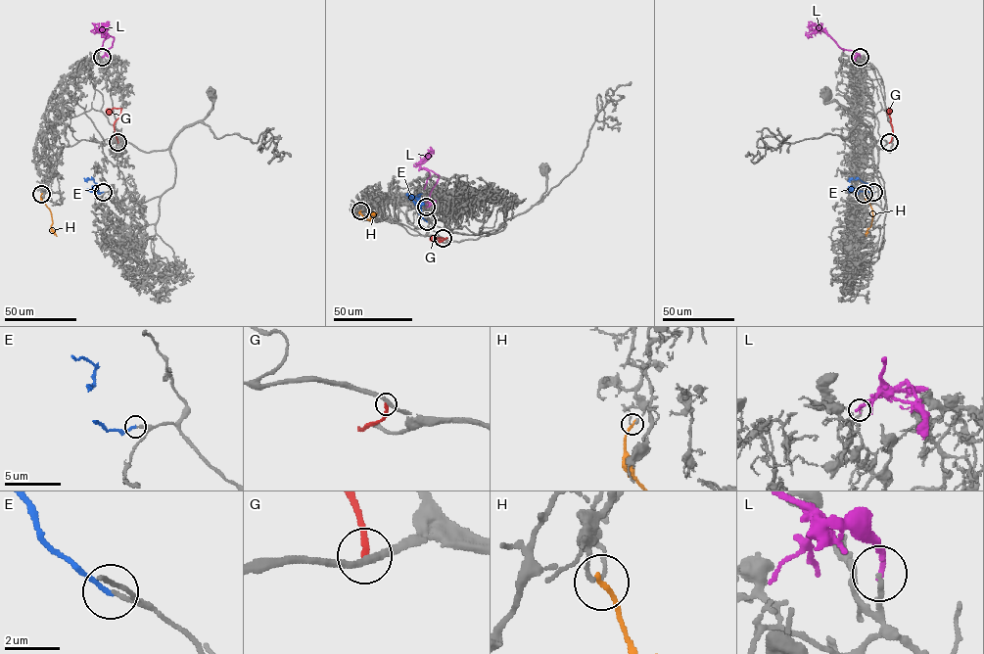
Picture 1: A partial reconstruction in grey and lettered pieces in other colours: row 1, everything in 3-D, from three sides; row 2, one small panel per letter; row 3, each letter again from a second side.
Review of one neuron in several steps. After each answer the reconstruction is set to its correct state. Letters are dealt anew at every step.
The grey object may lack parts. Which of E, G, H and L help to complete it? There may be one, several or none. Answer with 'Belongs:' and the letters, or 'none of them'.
Belongs: E

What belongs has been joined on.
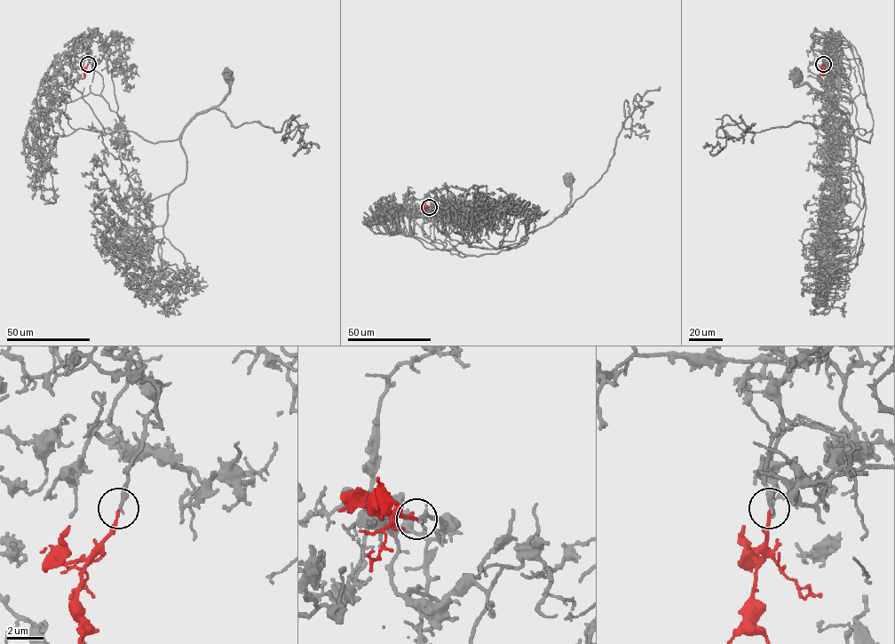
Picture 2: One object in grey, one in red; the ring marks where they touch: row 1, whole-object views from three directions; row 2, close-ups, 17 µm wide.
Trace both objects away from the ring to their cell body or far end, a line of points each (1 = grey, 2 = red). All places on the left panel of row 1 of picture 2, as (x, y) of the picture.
1: (88, 64), (91, 30), (72, 49), (72, 86), (104, 135), (153, 142), (219, 104), (228, 75)
2: (88, 64), (84, 76)

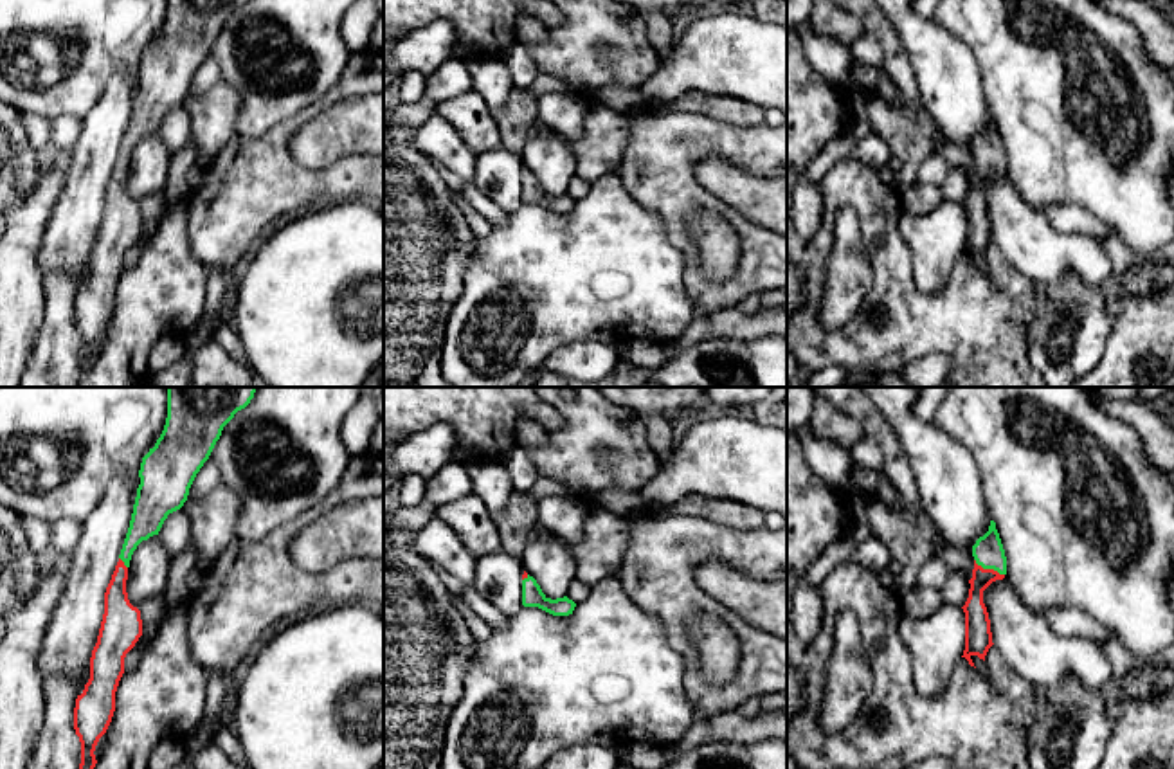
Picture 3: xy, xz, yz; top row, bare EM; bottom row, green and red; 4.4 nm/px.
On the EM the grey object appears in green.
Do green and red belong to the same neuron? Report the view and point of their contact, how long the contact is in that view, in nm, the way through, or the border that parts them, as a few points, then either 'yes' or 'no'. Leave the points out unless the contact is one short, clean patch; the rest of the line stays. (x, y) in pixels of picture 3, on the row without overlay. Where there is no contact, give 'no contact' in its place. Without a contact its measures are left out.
yz (989, 164) | 150 nm | across yz (987, 148), (989, 164), (976, 184), (976, 215) | yes

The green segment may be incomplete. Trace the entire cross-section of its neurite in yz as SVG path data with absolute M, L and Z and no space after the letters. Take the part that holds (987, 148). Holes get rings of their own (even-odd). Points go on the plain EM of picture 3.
M990 117L989 128L972 142L972 153L974 166L969 176L969 195L962 204L965 209L965 247L962 254L971 263L974 263L972 252L985 258L989 245L994 241L983 187L1007 171L1007 153L994 117Z

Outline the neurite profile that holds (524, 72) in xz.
M519 41L508 47L499 59L508 67L517 88L529 88L542 76L528 47Z

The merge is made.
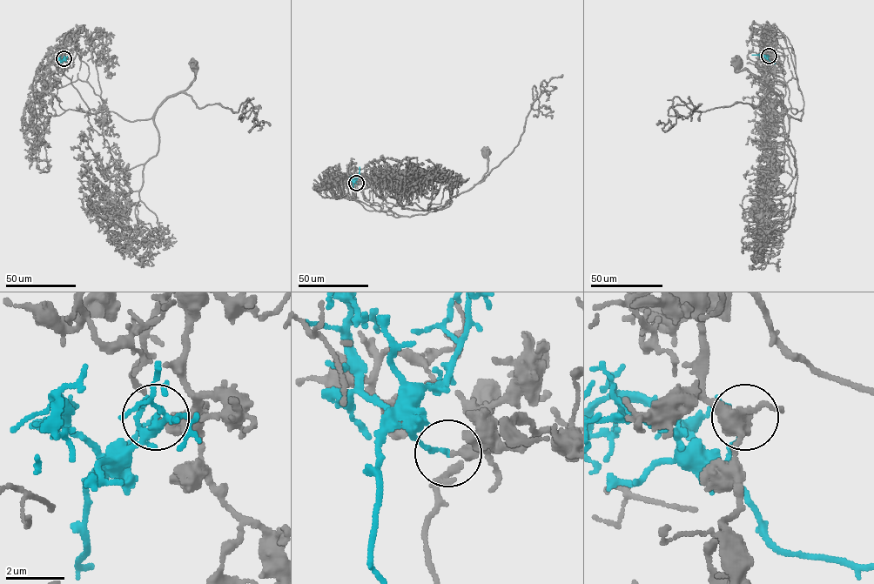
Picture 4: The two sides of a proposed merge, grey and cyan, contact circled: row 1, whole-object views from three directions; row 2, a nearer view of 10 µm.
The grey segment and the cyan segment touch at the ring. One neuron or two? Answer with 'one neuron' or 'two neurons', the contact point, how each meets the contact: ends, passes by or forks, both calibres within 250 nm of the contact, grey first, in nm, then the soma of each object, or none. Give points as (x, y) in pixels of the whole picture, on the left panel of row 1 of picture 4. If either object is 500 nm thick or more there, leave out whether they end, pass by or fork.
one neuron; place (63, 58); grey ends; cyan ends; calibres 360 and 140 nm; soma grey (193, 65); soma cyan none

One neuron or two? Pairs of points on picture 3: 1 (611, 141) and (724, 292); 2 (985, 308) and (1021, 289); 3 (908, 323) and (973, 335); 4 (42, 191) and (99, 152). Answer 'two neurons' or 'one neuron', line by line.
1: two neurons
2: two neurons
3: one neuron
4: two neurons

